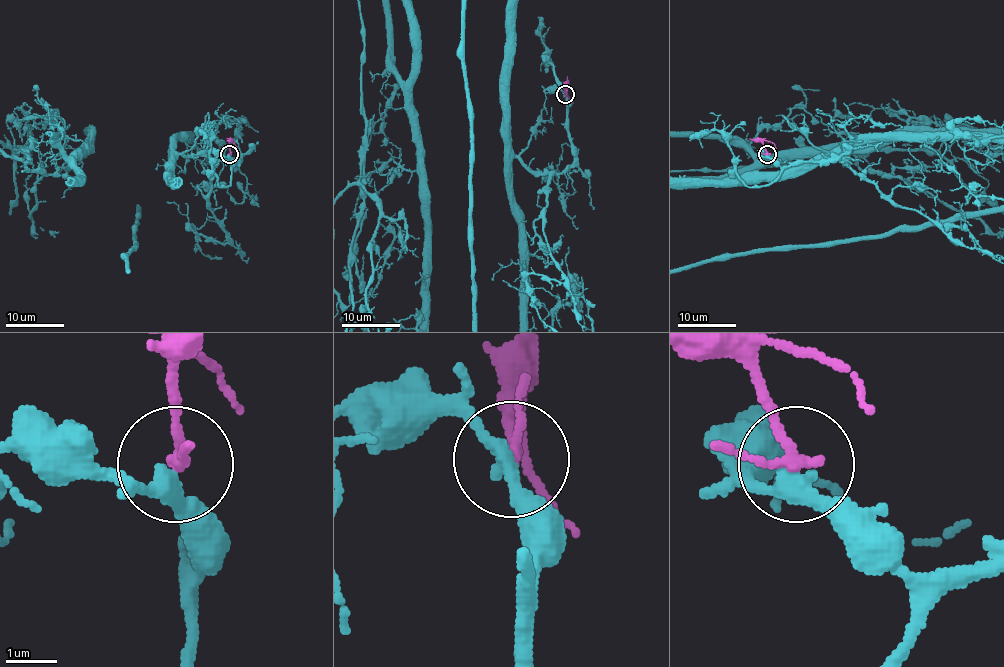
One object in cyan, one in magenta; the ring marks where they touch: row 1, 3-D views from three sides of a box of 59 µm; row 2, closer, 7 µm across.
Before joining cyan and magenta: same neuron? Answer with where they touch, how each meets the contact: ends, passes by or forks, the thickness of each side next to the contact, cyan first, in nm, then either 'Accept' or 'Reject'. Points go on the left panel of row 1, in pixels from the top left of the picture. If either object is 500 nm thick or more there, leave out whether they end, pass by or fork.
Place: (229, 154). At the ring cyan passes by. At the ring magenta passes by. Thickness 320 nm (cyan) against 180 nm. Accept

